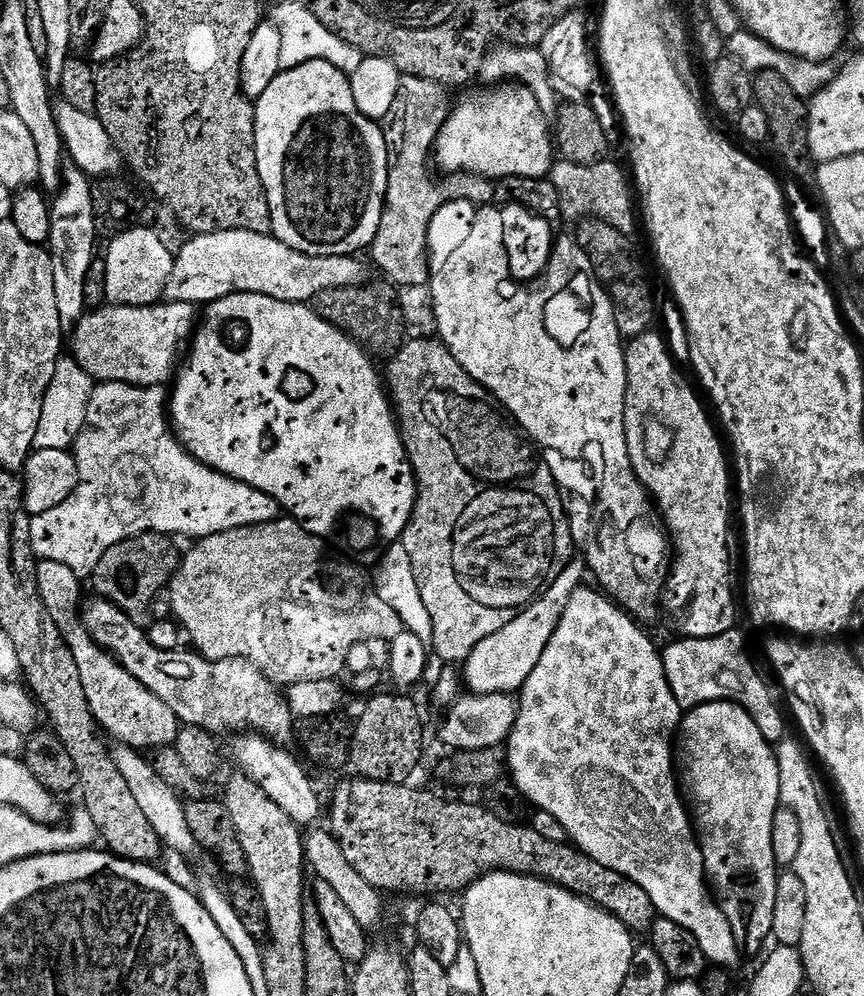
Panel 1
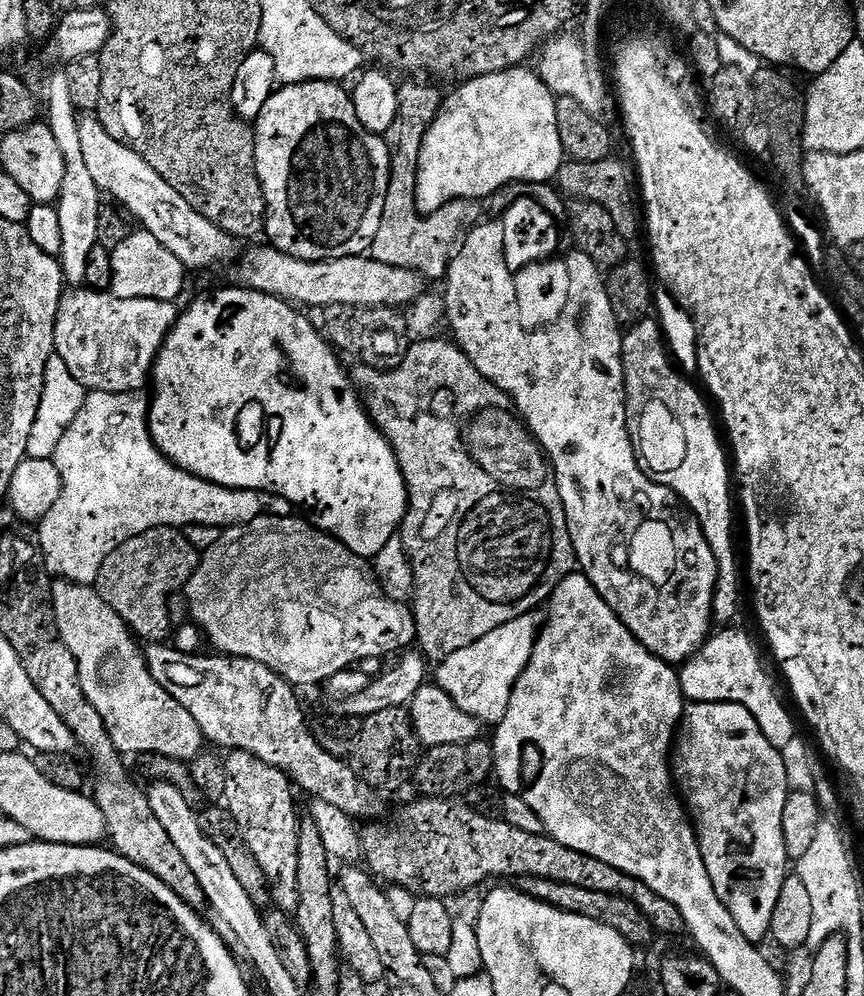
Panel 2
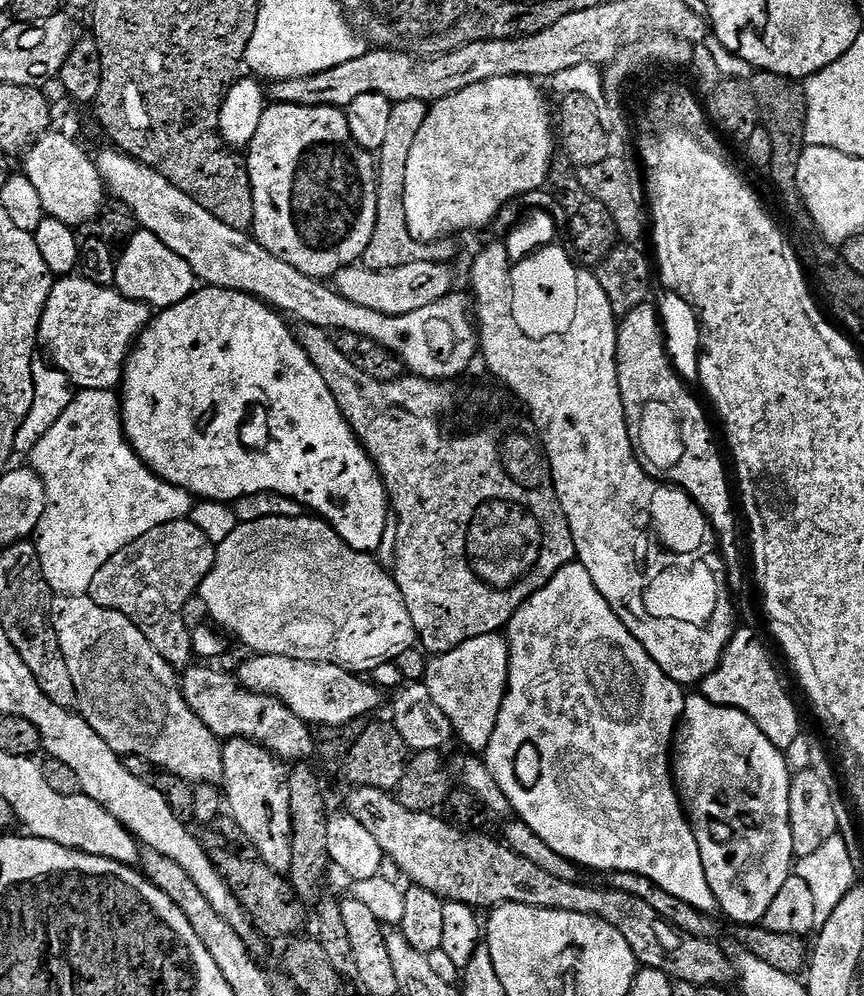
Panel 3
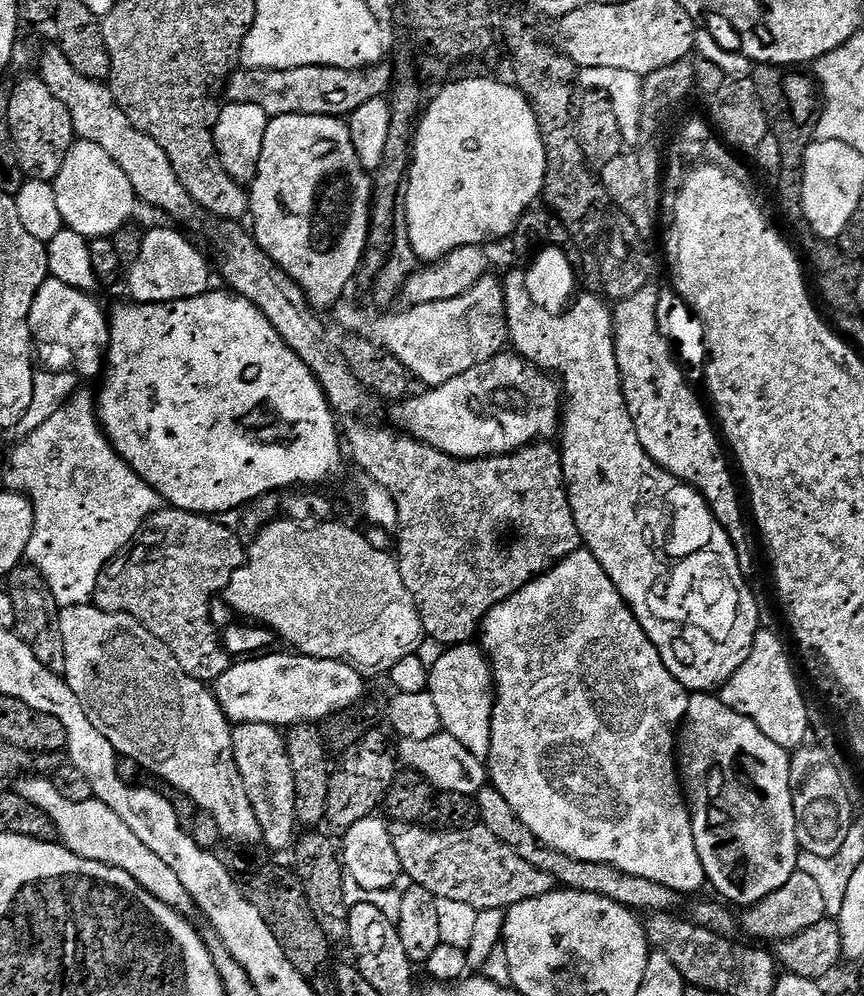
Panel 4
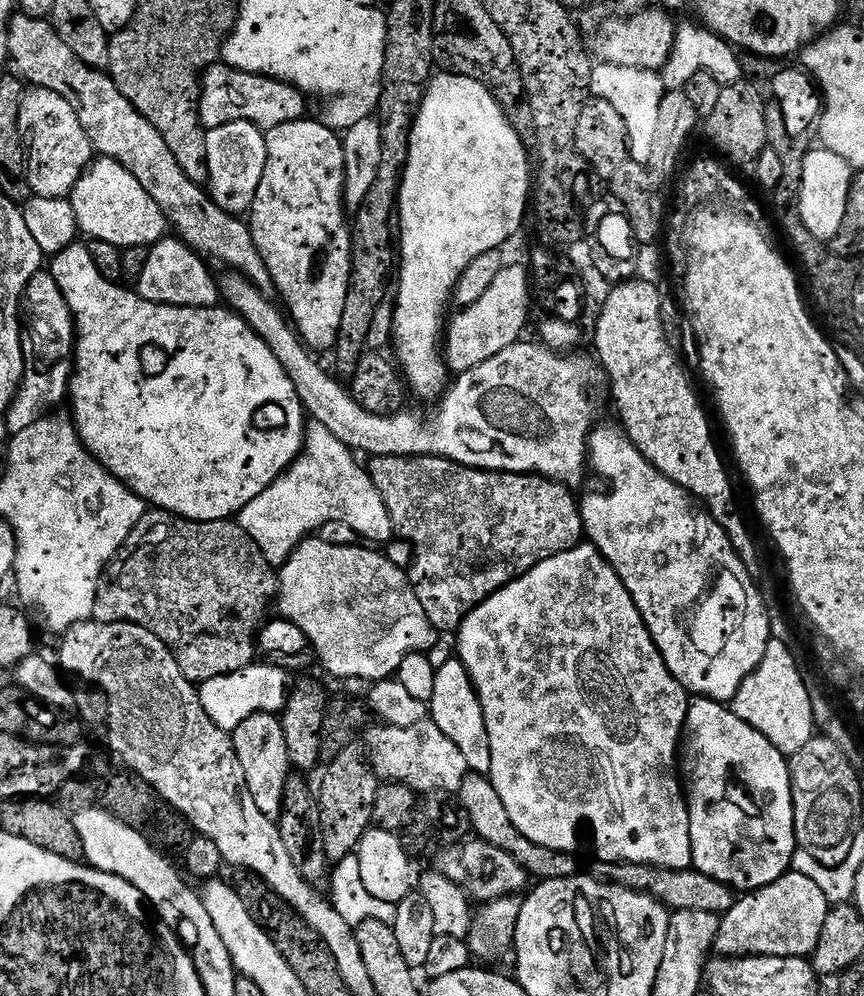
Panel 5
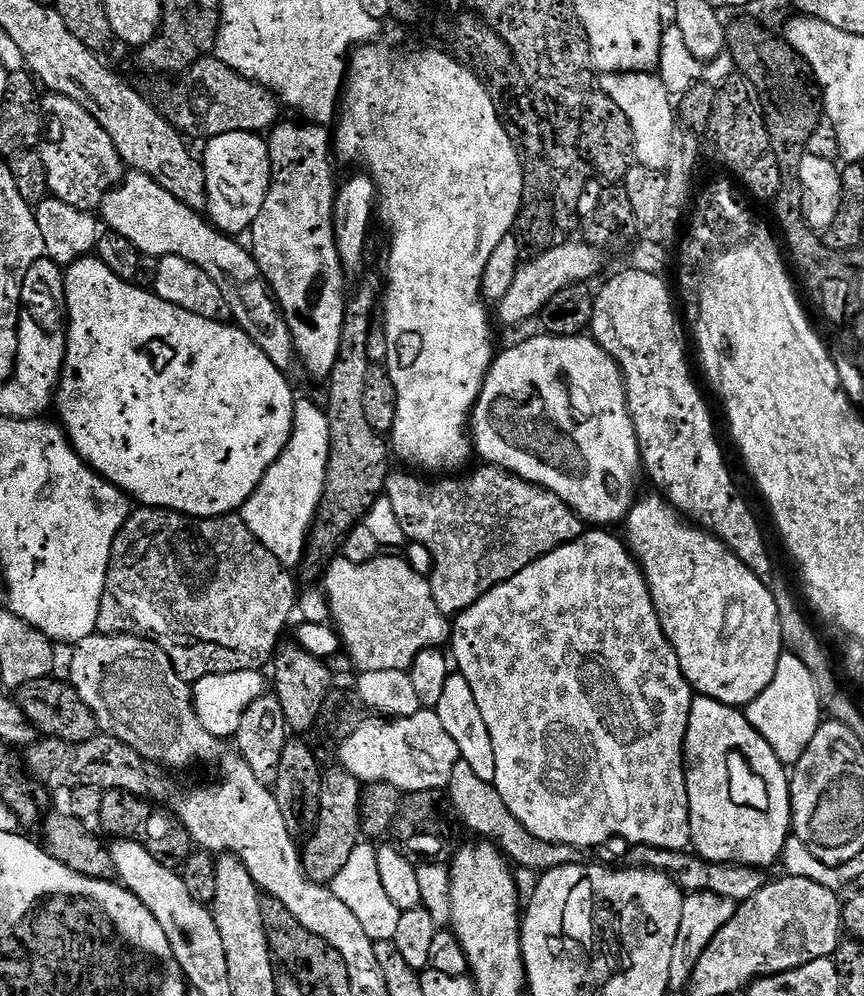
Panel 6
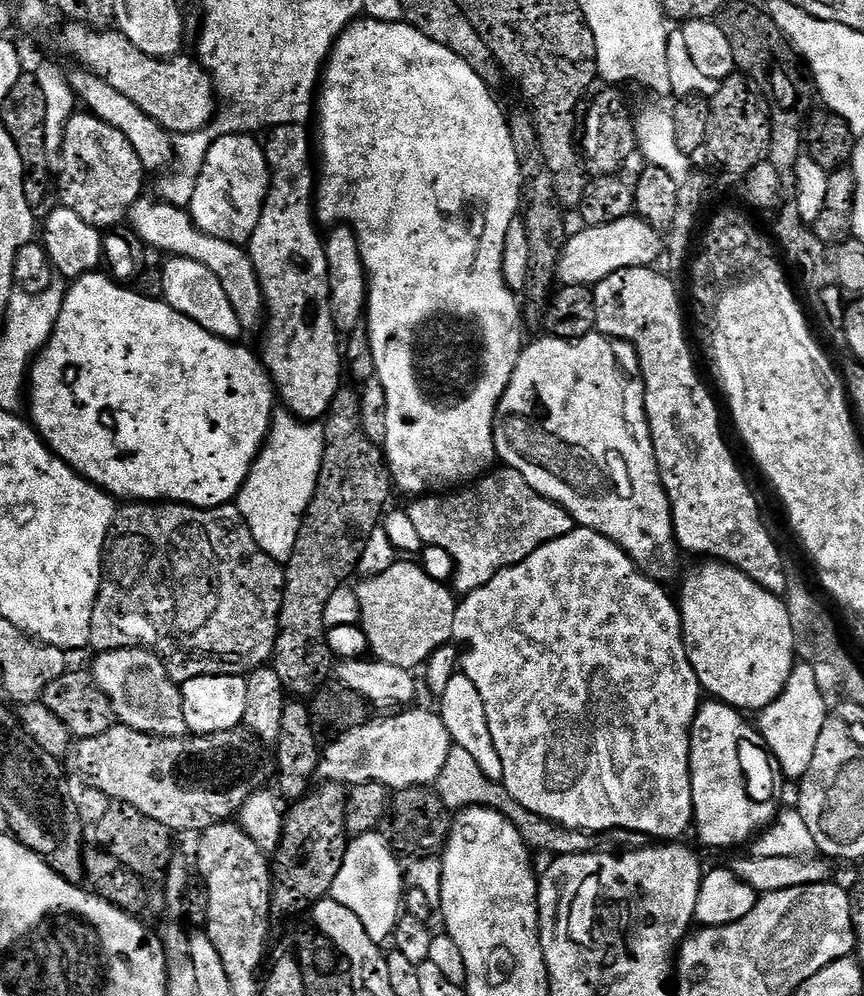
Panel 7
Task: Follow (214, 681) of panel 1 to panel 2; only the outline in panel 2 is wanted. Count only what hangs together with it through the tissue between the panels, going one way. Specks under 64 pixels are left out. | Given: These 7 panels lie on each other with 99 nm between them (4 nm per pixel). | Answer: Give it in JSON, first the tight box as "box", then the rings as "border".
{"box":[145,644,384,821],"border":[[[151,644],[145,649],[145,660],[151,677],[164,690],[174,698],[174,702],[182,702],[186,710],[190,710],[194,722],[202,730],[205,741],[217,749],[235,750],[237,752],[249,752],[262,762],[282,770],[288,779],[292,781],[297,789],[309,792],[312,800],[321,800],[330,803],[335,809],[355,818],[357,821],[371,821],[380,811],[384,804],[381,793],[370,787],[358,774],[354,774],[351,763],[347,759],[326,754],[322,746],[314,738],[310,727],[309,717],[304,717],[304,708],[300,705],[300,700],[296,697],[297,689],[282,679],[274,670],[262,666],[262,662],[247,660],[241,656],[225,656],[223,654],[184,655],[180,651],[173,650],[168,644]]]}

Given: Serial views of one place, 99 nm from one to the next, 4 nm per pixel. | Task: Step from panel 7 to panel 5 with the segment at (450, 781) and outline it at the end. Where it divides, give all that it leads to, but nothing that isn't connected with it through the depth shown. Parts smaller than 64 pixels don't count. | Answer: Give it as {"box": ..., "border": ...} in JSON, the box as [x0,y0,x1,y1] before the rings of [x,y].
{"box":[458,774,577,882],"border":[[[469,774],[462,782],[458,799],[468,816],[468,821],[472,823],[472,832],[490,846],[498,846],[498,850],[504,850],[506,854],[510,854],[510,858],[514,858],[514,862],[518,862],[528,871],[529,877],[543,882],[565,880],[577,875],[577,857],[573,853],[555,852],[538,846],[516,829],[514,822],[510,822],[510,814],[506,814],[506,806],[502,806],[502,798],[498,798],[498,792],[494,790],[492,781],[487,775]]]}

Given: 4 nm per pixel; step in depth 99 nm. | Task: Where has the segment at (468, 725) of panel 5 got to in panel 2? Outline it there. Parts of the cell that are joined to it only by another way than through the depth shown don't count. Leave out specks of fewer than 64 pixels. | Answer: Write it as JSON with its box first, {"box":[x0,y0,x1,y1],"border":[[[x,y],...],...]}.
{"box":[434,611,544,726],"border":[[[539,611],[527,612],[524,616],[514,618],[514,622],[506,622],[498,630],[490,630],[486,638],[478,638],[474,646],[466,646],[450,654],[450,658],[439,661],[434,672],[434,682],[458,706],[458,710],[466,710],[470,718],[479,720],[481,725],[495,726],[506,714],[506,706],[510,706],[510,694],[526,666],[530,662],[530,654],[536,645],[536,637],[544,626],[544,616]]]}

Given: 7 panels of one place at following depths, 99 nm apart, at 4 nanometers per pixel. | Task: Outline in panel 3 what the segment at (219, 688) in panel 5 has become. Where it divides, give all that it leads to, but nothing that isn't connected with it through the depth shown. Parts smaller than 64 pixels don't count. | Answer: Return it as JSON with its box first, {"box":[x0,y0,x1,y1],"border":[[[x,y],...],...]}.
{"box":[238,655,382,726],"border":[[[253,655],[252,660],[248,660],[241,666],[240,672],[238,671],[238,679],[244,687],[251,690],[251,692],[257,692],[263,696],[273,696],[283,702],[283,704],[290,710],[294,710],[294,714],[298,714],[298,718],[302,718],[309,726],[323,726],[326,724],[345,724],[351,720],[359,720],[367,717],[367,712],[372,712],[380,704],[380,696],[382,696],[381,689],[377,688],[375,684],[369,682],[363,675],[349,672],[347,668],[339,668],[333,664],[311,664],[305,660],[291,660],[290,658],[282,658],[281,656],[258,656]]]}

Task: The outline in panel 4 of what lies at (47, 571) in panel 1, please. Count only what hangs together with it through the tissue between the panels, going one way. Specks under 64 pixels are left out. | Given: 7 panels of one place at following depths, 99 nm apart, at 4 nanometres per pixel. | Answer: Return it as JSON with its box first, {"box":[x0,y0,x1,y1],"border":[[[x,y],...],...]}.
{"box":[58,603,259,845],"border":[[[91,603],[61,607],[59,611],[58,635],[64,651],[62,676],[68,681],[74,698],[78,698],[82,710],[86,710],[86,718],[90,718],[94,730],[98,730],[98,734],[102,734],[121,757],[133,759],[147,775],[149,772],[165,780],[176,794],[188,797],[203,815],[214,818],[225,841],[259,845],[258,820],[254,818],[250,800],[236,772],[236,763],[232,760],[233,725],[224,715],[215,695],[204,689],[207,688],[205,681],[184,675],[169,663],[155,643],[149,642],[139,631],[131,632],[127,616],[103,612]]]}

